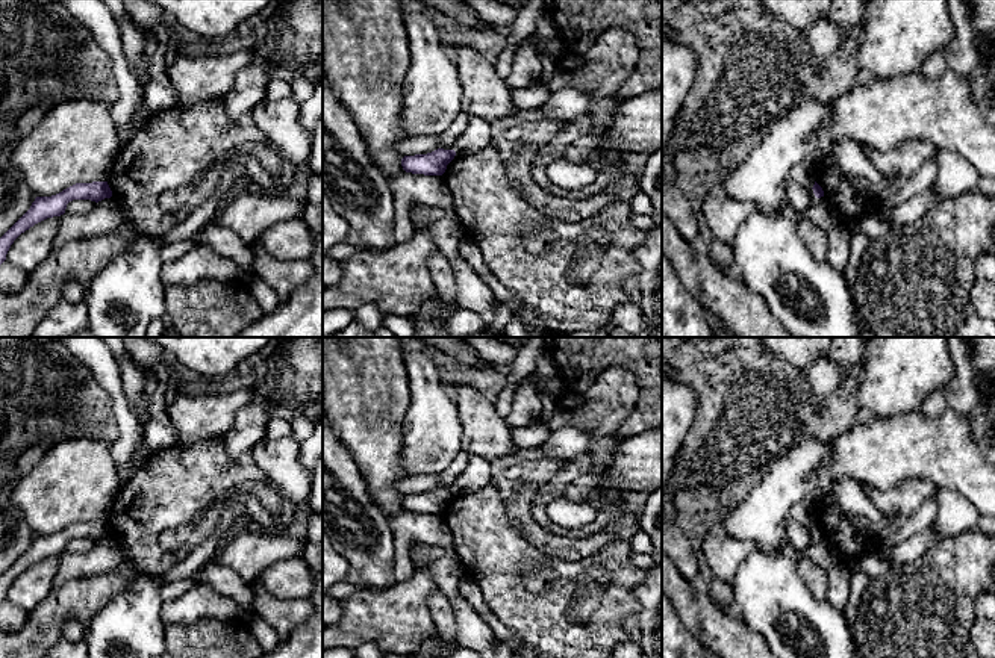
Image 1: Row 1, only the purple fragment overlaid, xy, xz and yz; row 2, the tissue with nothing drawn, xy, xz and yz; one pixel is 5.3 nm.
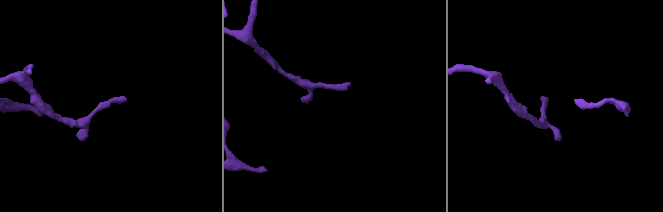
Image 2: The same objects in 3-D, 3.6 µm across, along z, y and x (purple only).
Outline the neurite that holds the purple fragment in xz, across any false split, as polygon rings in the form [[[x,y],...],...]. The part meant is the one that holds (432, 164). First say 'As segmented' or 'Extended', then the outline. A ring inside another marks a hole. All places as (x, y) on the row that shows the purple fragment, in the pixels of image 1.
As segmented. [[[438,148],[427,154],[404,156],[401,166],[412,174],[442,175],[454,156],[454,150]]]

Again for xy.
As segmented. [[[108,182],[76,183],[51,197],[36,197],[30,209],[0,237],[0,265],[14,241],[35,224],[65,213],[67,204],[73,200],[101,201],[111,198],[112,191]]]

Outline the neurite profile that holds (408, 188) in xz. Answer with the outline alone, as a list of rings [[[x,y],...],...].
[[[403,171],[401,174],[388,175],[386,178],[392,191],[392,234],[395,244],[410,241],[418,228],[410,216],[413,203],[439,207],[444,209],[447,215],[454,215],[453,195],[442,175],[424,175]]]

